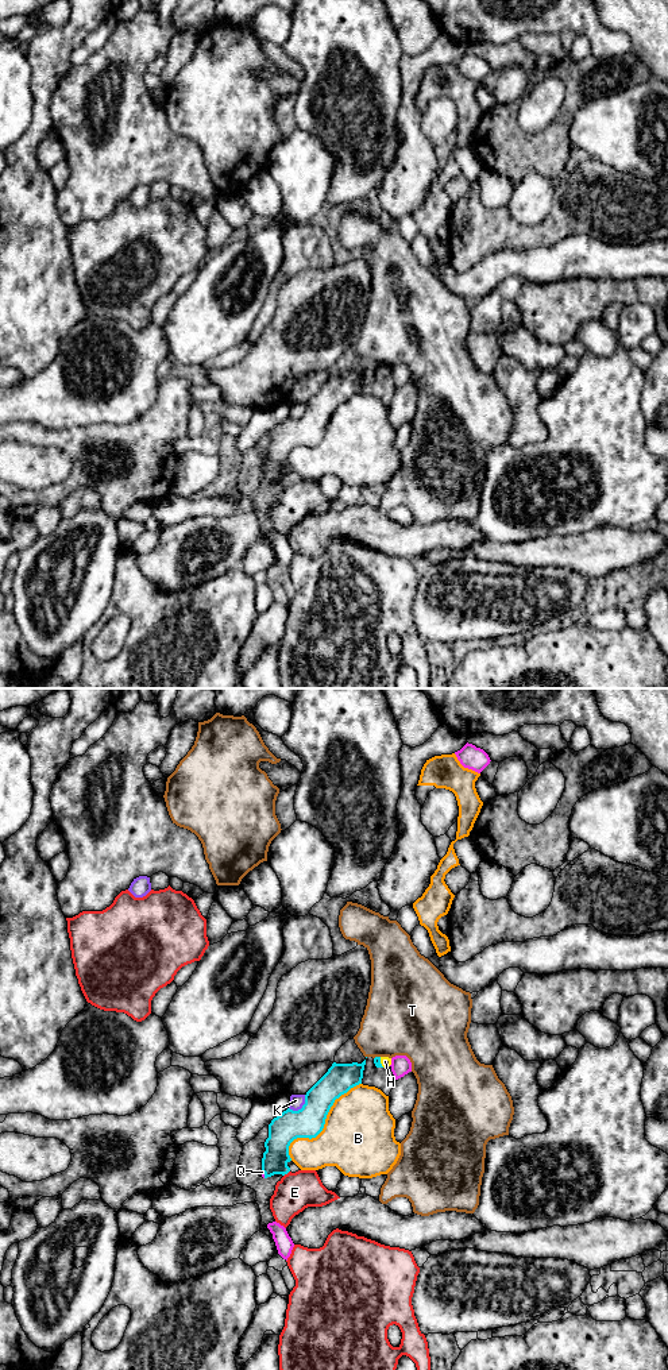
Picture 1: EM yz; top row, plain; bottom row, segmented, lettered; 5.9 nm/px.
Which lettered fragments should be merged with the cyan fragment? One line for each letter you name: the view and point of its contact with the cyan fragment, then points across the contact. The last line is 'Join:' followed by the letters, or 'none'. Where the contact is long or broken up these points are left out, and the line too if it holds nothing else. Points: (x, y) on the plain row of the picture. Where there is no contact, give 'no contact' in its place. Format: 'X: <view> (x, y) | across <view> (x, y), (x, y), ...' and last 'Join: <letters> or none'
H: yz (379, 371) | across yz (377, 369), (379, 371), (385, 370)
Join: H

